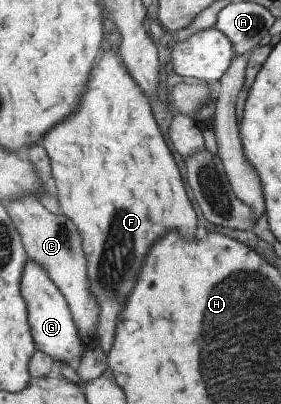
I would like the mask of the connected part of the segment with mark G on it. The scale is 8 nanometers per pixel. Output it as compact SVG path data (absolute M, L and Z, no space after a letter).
M29 258L23 264L19 290L21 290L21 298L25 302L25 308L27 308L27 322L29 322L35 349L45 353L53 362L75 366L83 356L85 344L80 340L78 331L72 323L71 314L61 292L49 280L47 272Z

